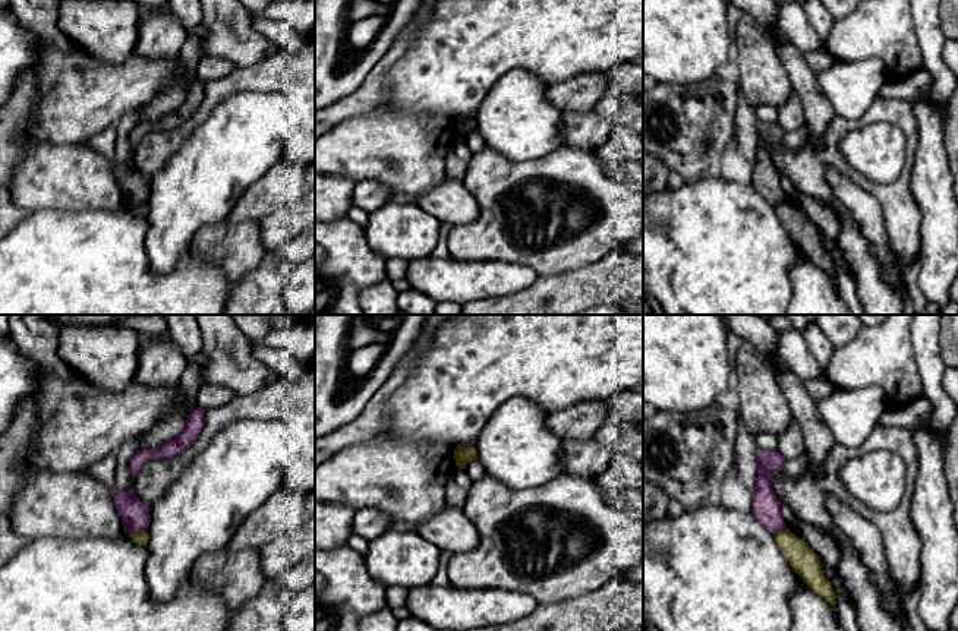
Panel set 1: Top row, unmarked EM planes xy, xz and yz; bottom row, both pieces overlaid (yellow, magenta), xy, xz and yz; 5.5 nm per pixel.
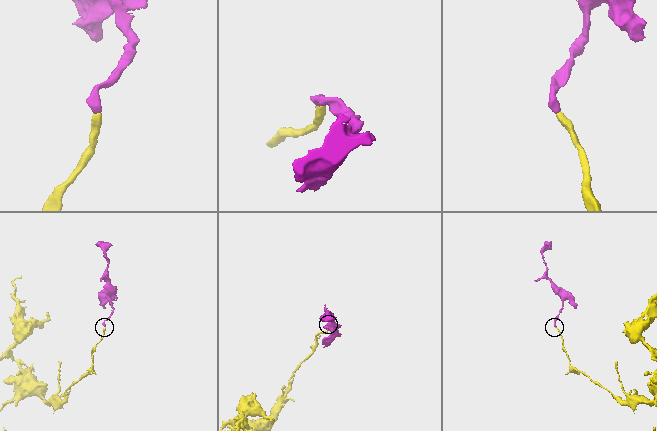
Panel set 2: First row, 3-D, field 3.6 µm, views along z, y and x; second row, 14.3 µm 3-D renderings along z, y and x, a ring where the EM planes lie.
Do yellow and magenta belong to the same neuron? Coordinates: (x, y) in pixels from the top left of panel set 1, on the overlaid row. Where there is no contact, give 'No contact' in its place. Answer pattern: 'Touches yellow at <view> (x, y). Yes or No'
Touches yellow at xy (136, 533). Yes

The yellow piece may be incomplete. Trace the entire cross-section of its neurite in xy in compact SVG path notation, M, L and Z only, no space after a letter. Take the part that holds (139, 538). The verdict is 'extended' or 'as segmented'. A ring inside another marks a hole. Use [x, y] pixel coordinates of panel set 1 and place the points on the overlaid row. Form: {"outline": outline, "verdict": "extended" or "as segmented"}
{"outline": "M113 486L113 496L125 533L136 543L146 546L146 530L151 523L149 507L138 498L135 486L129 492Z", "verdict": "extended"}

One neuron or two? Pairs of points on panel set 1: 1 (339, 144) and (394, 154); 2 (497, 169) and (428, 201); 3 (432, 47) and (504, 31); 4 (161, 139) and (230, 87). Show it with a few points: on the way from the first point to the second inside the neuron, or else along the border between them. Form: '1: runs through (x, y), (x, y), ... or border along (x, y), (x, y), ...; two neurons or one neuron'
1: runs through (352, 147), (381, 147); one neuron
2: border along (463, 180), (476, 201), (476, 215); two neurons
3: runs through (450, 47), (462, 47), (478, 31), (487, 31); one neuron
4: runs through (179, 135), (213, 100); one neuron

